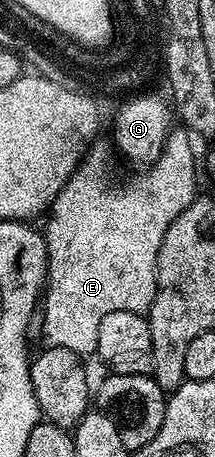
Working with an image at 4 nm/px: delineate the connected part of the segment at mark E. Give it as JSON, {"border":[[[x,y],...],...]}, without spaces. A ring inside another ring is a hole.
{"border":[[[186,129],[171,130],[166,137],[166,143],[162,147],[160,157],[154,163],[149,164],[148,169],[143,175],[138,175],[131,181],[127,187],[113,187],[110,179],[106,176],[106,159],[97,149],[91,150],[89,154],[83,158],[78,164],[78,170],[74,172],[74,176],[64,185],[64,189],[60,191],[53,203],[48,208],[48,216],[50,220],[44,226],[44,234],[46,236],[46,257],[48,260],[48,286],[44,291],[44,307],[46,303],[46,312],[42,315],[42,331],[46,334],[46,343],[51,347],[67,347],[72,349],[80,356],[89,356],[88,353],[97,352],[98,334],[100,333],[100,321],[104,321],[104,317],[108,317],[108,313],[115,311],[131,311],[137,315],[145,316],[150,310],[152,301],[156,297],[156,289],[158,288],[158,250],[164,241],[164,233],[168,229],[168,225],[172,225],[172,221],[176,221],[176,217],[180,217],[180,213],[184,213],[184,209],[188,209],[188,205],[192,205],[198,191],[198,167],[194,164],[194,147],[190,144],[192,138],[191,132]]]}

